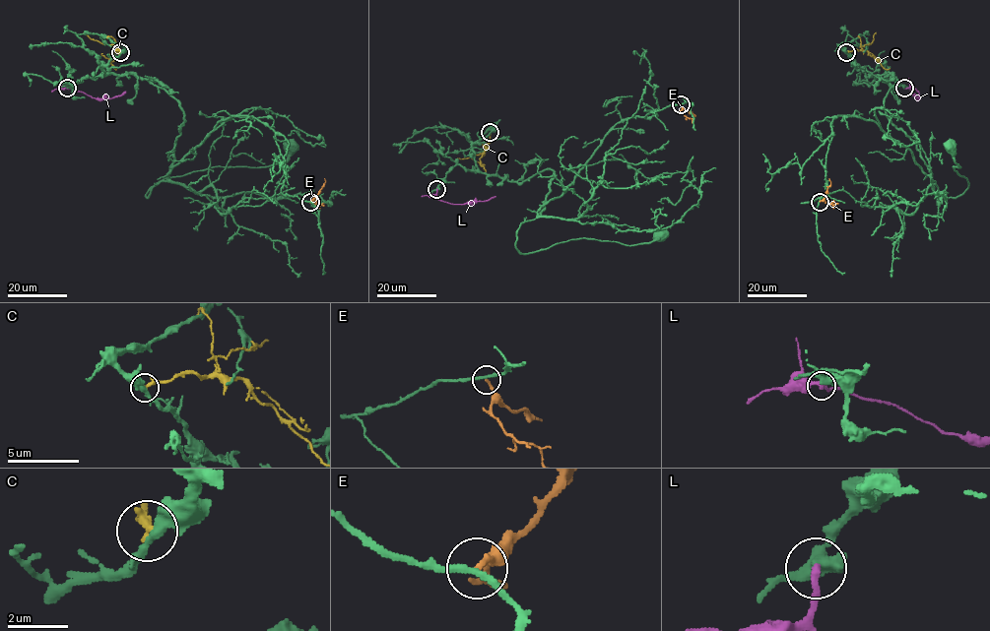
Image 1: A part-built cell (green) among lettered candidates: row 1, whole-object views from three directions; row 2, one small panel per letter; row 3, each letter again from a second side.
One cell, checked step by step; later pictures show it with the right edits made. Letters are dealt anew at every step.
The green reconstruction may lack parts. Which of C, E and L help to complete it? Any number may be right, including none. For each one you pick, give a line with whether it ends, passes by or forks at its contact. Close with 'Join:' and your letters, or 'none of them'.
Join: none of them

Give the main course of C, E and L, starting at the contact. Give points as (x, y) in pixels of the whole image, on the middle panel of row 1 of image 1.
C: (491, 132), (490, 142), (480, 155), (453, 160)
E: (680, 104), (686, 111), (694, 114)
L: (436, 189), (436, 197), (454, 204), (488, 201), (495, 196)

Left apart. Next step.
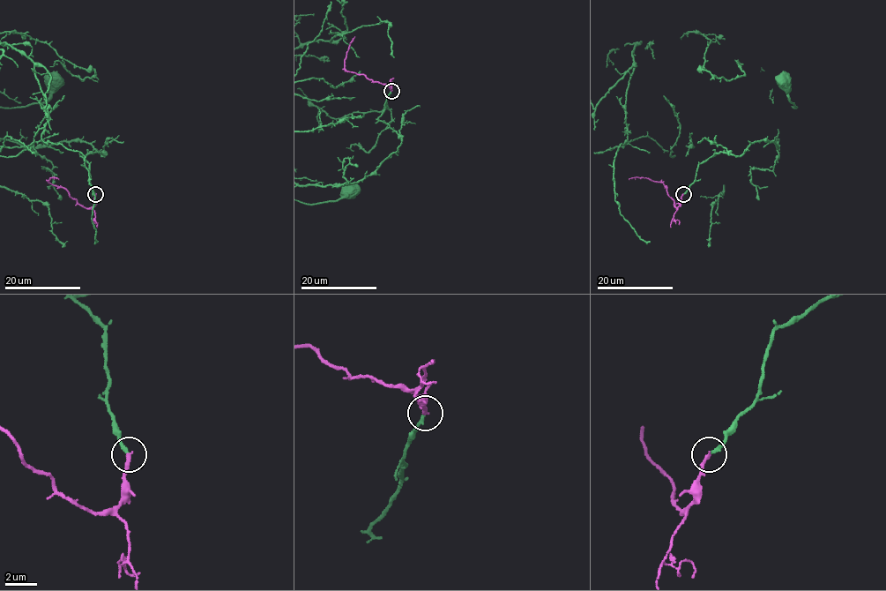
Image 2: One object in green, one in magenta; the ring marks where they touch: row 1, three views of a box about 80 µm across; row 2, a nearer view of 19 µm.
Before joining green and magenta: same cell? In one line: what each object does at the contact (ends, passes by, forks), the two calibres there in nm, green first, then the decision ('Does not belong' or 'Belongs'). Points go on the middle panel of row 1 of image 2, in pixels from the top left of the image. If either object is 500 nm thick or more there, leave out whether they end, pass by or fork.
At the ring green ends. At the ring magenta ends. Thickness 240 nm (green) against 240 nm. Belongs

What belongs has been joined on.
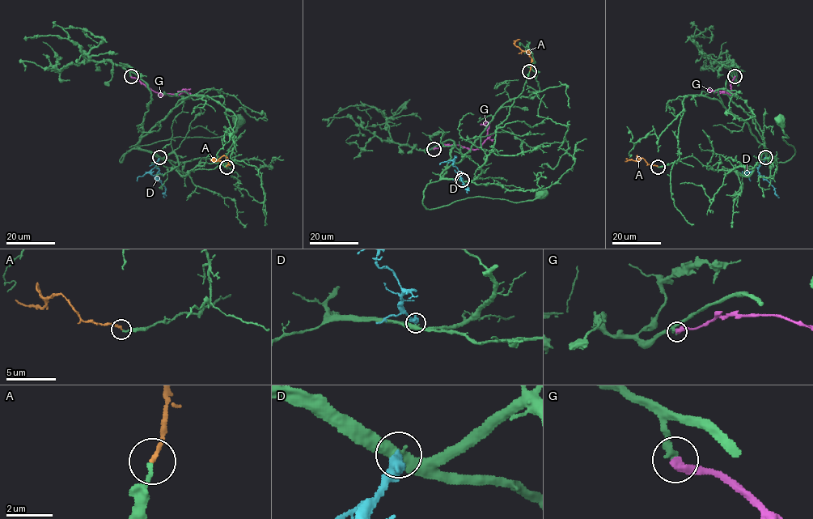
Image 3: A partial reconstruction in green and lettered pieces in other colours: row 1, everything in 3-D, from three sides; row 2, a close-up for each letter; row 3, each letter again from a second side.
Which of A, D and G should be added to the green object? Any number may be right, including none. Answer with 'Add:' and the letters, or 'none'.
Add: A

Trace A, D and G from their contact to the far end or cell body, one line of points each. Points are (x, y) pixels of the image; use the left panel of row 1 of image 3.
A: (226, 167), (227, 158), (224, 161), (211, 159), (217, 161)
D: (159, 157), (155, 164), (158, 169), (157, 178), (166, 188), (164, 197)
G: (131, 76), (163, 94), (179, 95), (186, 90), (177, 92)

